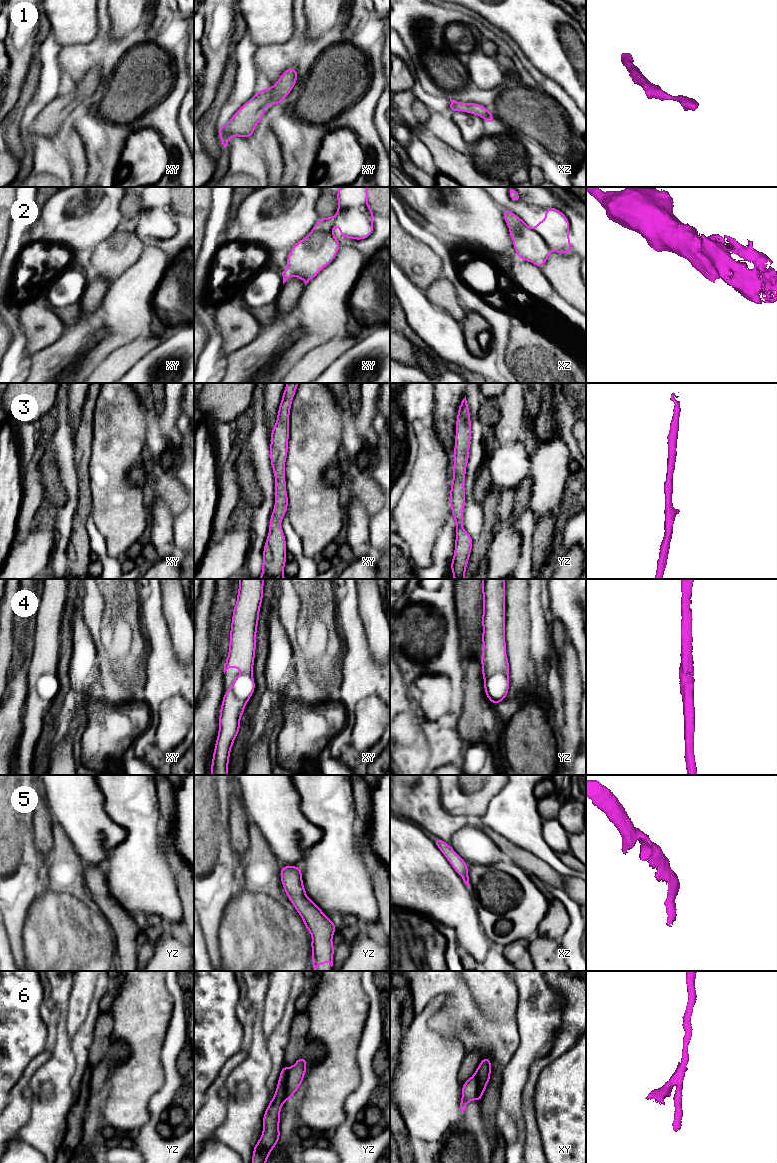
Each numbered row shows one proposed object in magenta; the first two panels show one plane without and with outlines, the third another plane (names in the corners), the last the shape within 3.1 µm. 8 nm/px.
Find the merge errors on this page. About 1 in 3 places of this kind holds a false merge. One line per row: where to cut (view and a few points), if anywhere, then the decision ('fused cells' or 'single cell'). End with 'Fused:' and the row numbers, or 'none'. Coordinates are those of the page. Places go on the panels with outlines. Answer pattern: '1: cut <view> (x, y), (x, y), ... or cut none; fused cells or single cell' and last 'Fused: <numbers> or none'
1: cut none; single cell
2: cut xz (531, 228), (550, 249); fused cells
3: cut none; single cell
4: cut none; single cell
5: cut none; single cell
6: cut yz (289, 1069), (286, 1075), (285, 1087), (287, 1099); fused cells
Fused: 2, 6

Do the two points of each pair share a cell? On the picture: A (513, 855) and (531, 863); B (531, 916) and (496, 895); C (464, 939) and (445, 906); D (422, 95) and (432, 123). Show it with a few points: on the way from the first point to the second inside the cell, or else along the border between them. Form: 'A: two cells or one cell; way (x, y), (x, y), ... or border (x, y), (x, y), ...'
A: one cell; way (517, 855), (527, 861)
B: one cell; way (522, 907), (511, 896), (505, 895)
C: one cell; way (464, 931), (464, 925), (453, 914)
D: one cell; way (429, 102), (432, 105), (432, 116)

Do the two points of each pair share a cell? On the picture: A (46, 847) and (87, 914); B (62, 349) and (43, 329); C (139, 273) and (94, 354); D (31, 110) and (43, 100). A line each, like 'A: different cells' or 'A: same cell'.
A: different cells
B: different cells
C: same cell
D: same cell

